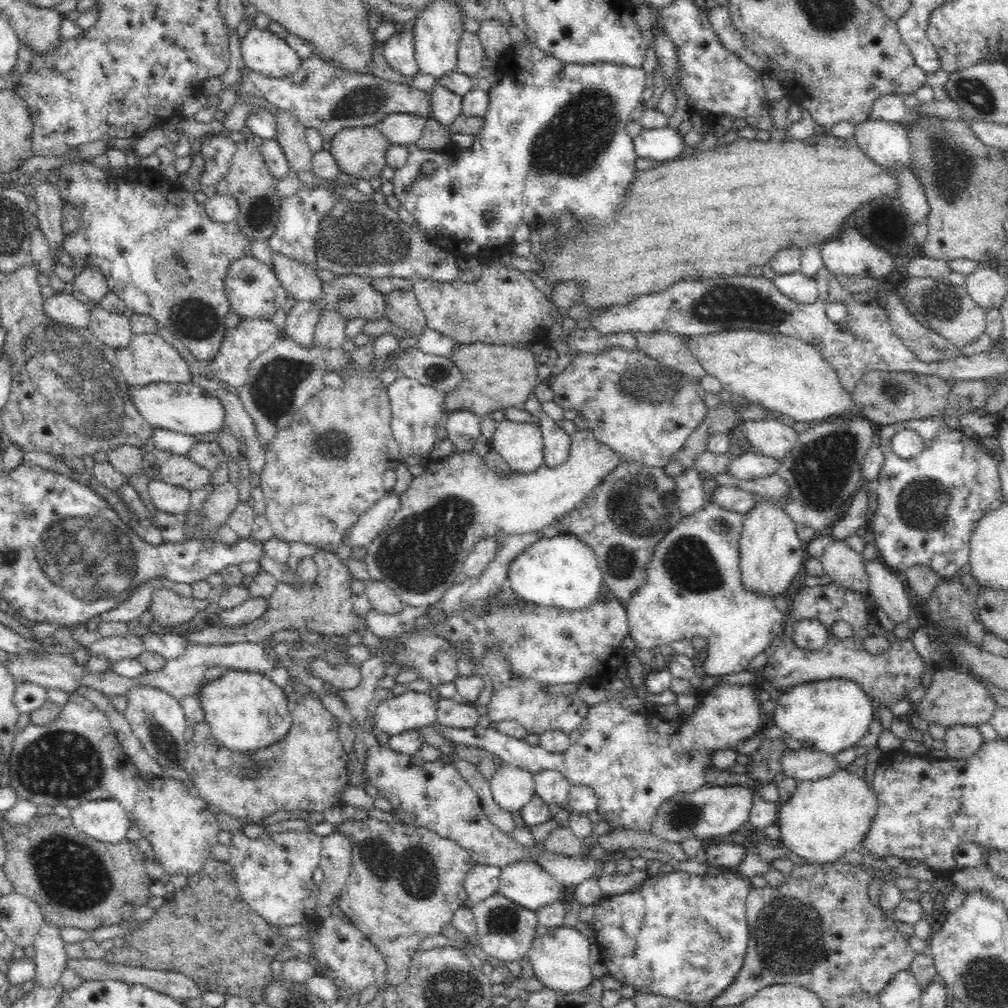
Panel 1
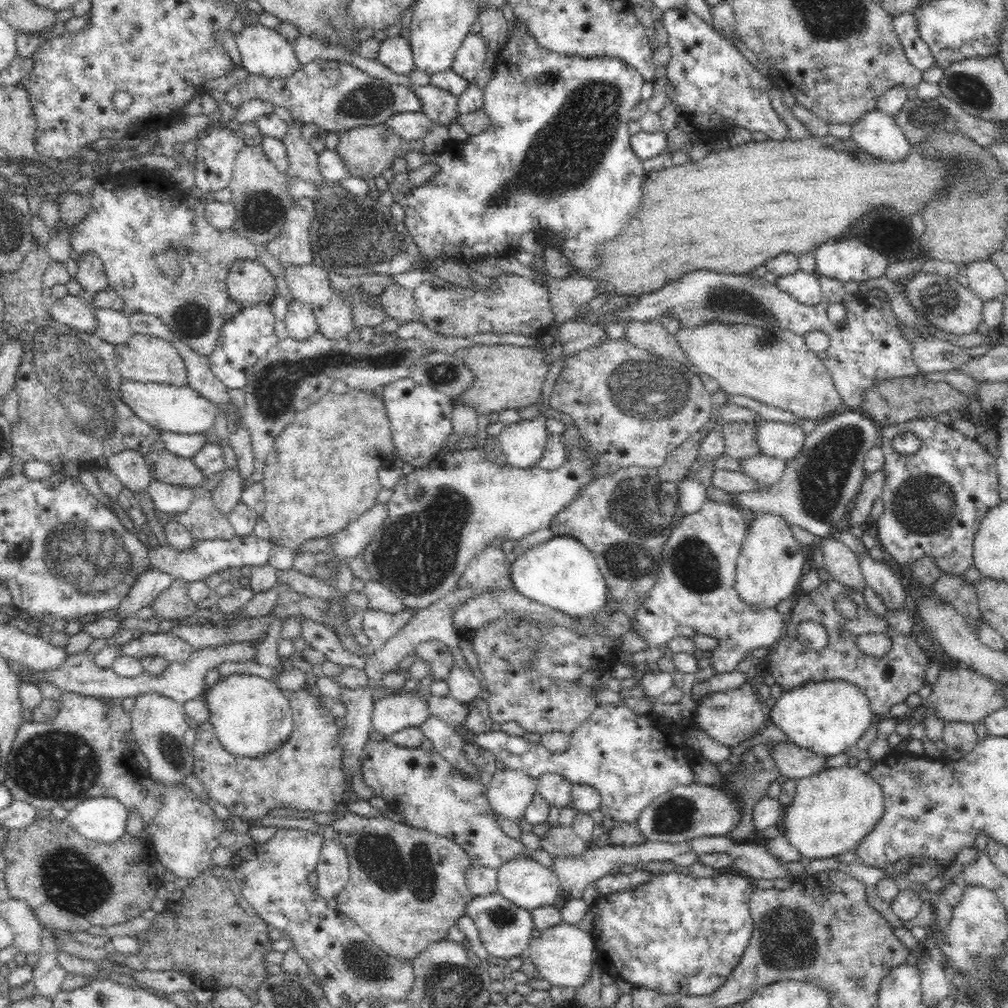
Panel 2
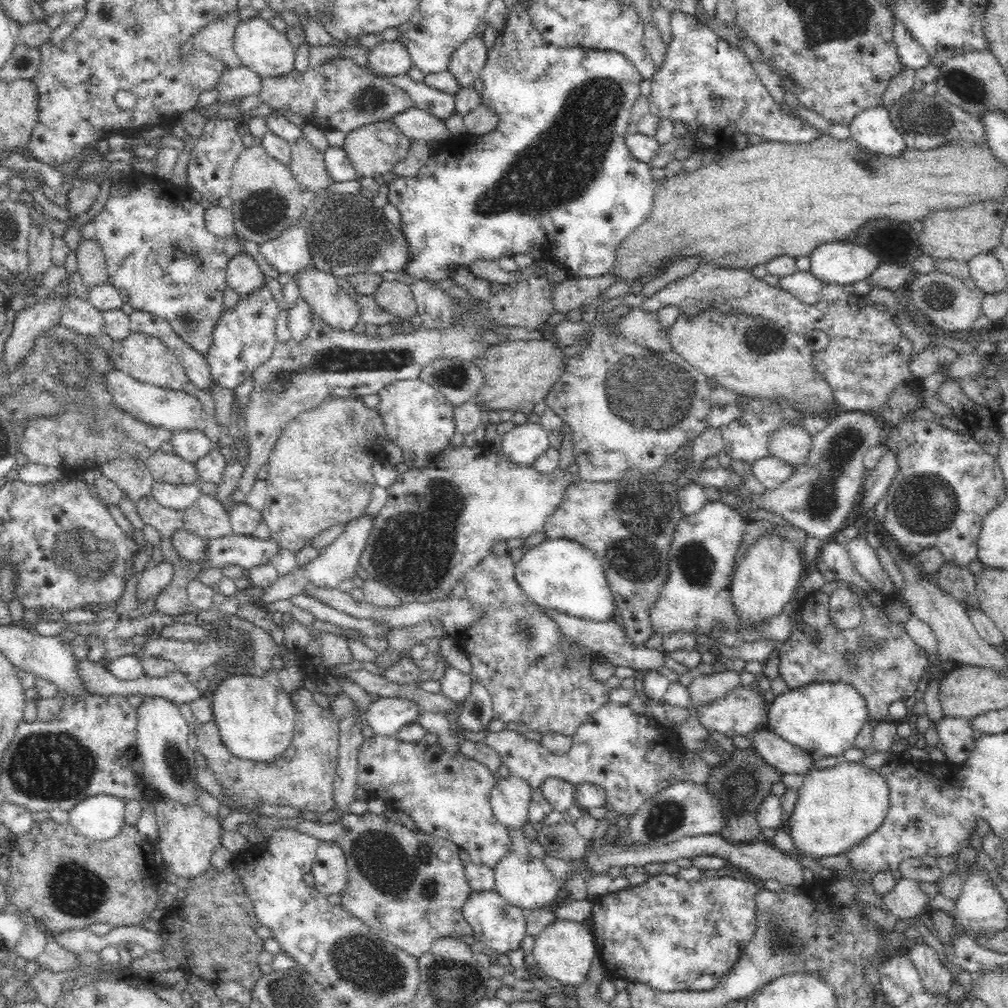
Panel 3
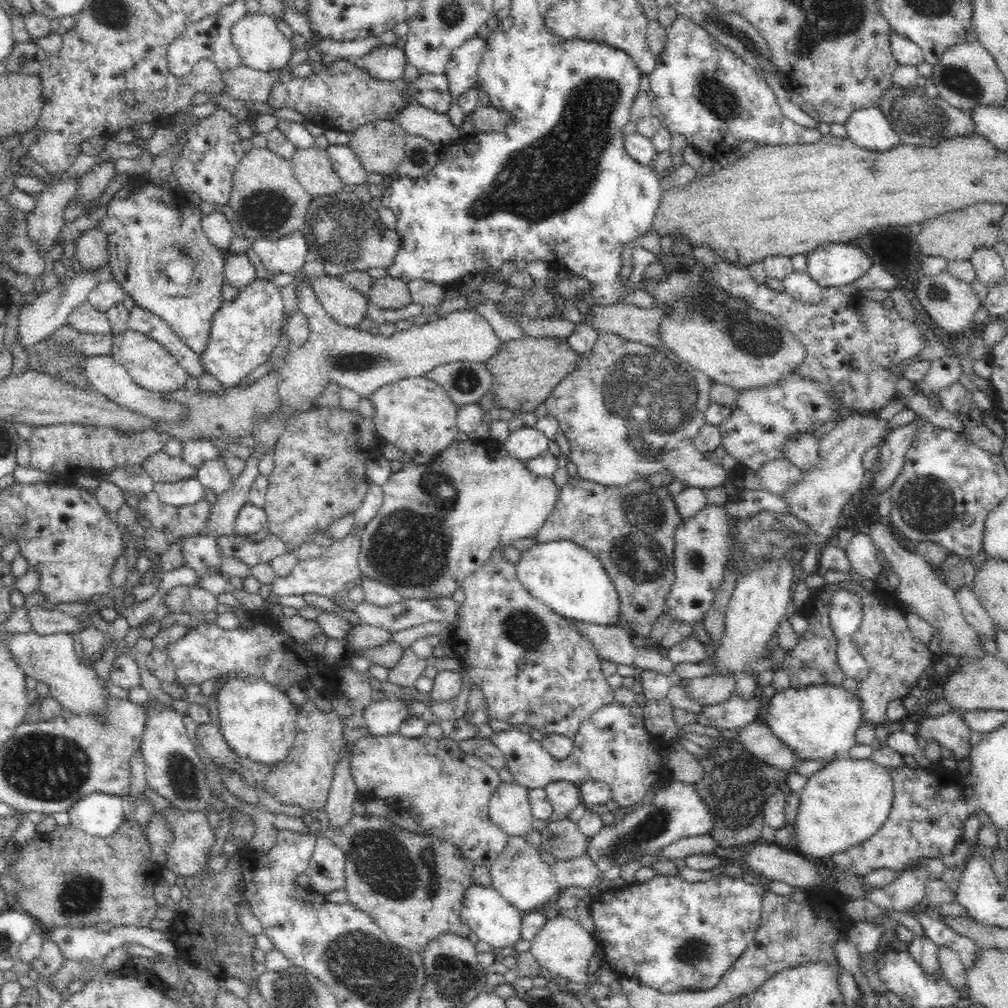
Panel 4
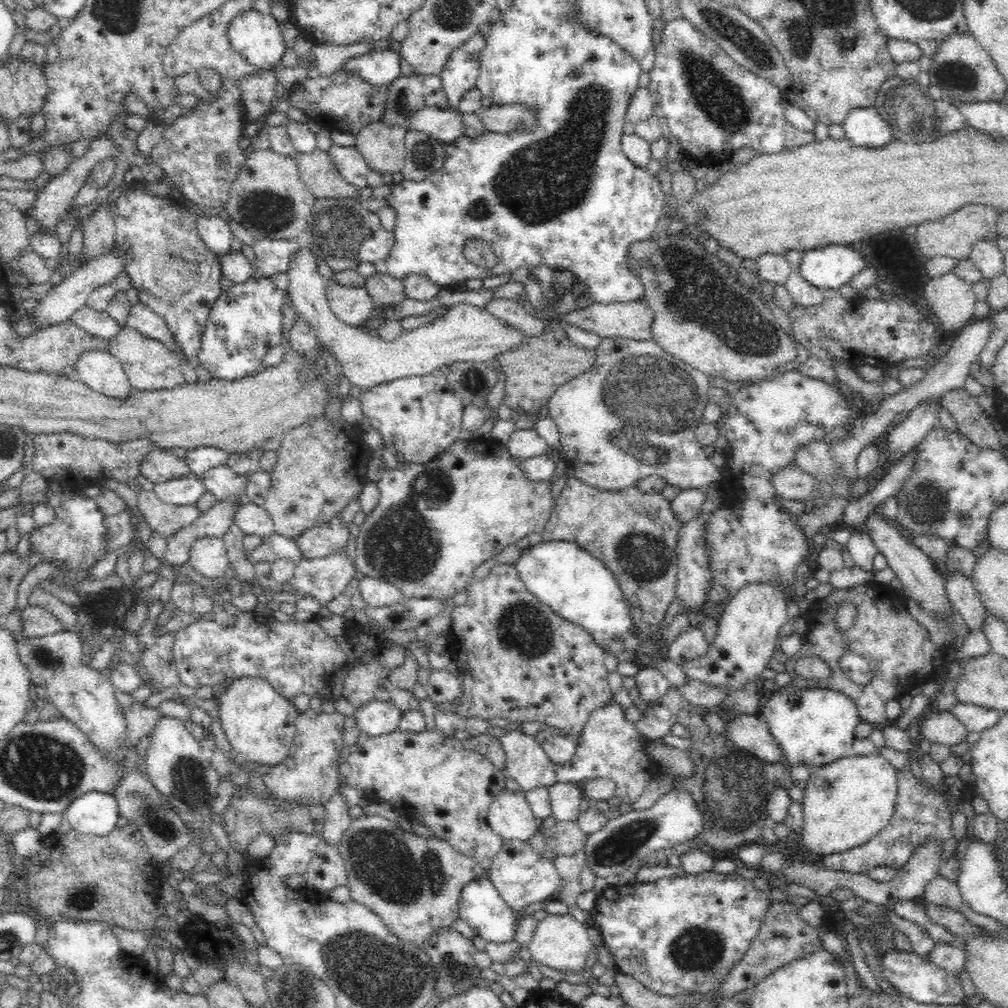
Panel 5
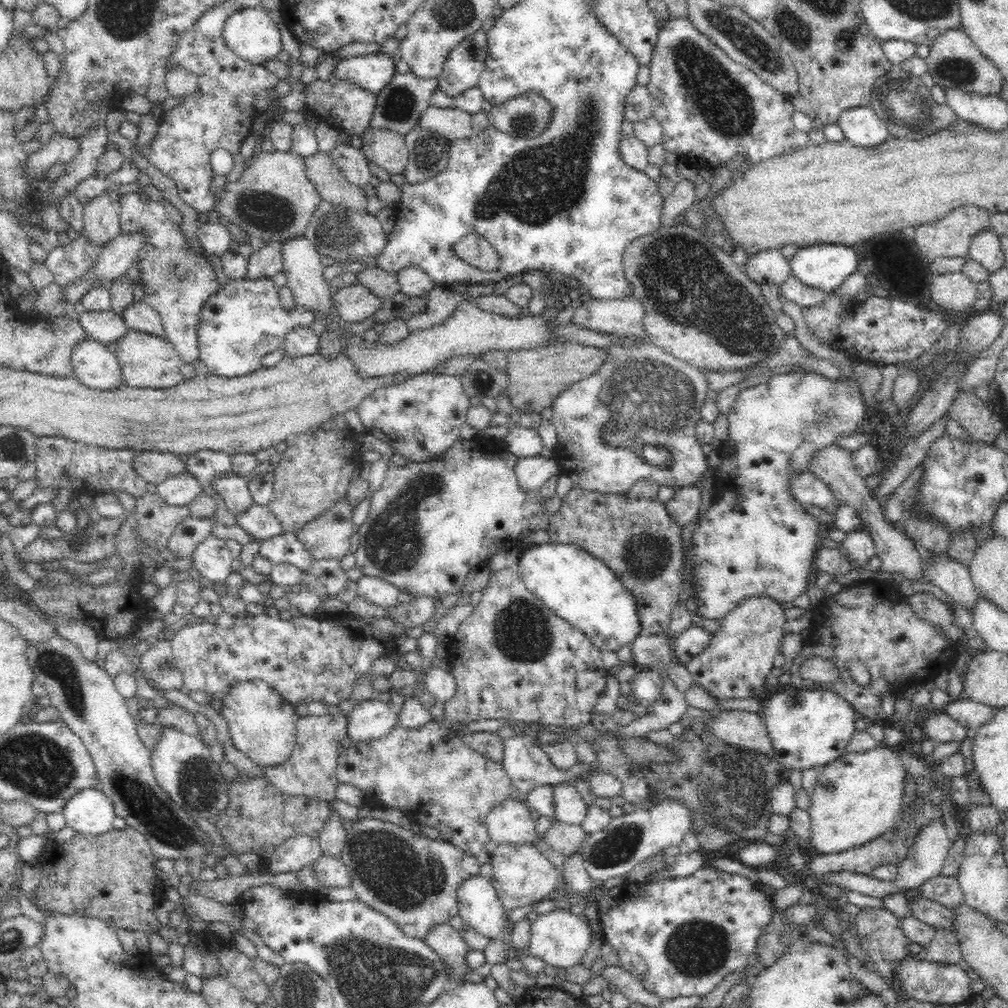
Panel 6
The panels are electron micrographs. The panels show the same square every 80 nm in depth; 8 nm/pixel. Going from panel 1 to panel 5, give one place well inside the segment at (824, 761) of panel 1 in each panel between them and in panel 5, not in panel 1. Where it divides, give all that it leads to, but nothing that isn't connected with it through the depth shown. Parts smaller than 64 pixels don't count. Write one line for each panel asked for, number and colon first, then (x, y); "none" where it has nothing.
2: (794, 762)
3: (781, 755)
4: (759, 740)
5: (748, 731)

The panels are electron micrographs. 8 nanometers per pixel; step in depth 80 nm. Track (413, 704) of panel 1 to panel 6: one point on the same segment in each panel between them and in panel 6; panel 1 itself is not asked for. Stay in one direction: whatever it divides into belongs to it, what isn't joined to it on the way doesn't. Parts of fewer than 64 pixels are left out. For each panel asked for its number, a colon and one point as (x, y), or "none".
2: (393, 712)
3: (386, 716)
4: (382, 717)
5: (375, 718)
6: (371, 719)

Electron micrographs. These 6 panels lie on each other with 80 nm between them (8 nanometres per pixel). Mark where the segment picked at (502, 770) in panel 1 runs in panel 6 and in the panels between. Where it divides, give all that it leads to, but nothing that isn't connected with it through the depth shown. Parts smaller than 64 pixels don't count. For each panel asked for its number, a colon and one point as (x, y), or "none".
2: (510, 793)
3: (510, 798)
4: (509, 809)
5: (509, 816)
6: (511, 823)

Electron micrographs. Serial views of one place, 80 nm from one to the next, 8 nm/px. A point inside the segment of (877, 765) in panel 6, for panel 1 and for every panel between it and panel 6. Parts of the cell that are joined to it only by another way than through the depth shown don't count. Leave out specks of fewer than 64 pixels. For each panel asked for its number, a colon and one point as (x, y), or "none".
1: (824, 819)
2: (834, 810)
3: (838, 807)
4: (842, 805)
5: (848, 801)

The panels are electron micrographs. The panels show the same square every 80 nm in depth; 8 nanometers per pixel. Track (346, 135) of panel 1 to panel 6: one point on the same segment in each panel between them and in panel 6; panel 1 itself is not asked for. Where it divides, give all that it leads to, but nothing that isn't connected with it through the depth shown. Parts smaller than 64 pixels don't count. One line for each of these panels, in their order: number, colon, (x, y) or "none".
2: (368, 150)
3: (374, 149)
4: (380, 145)
5: (383, 146)
6: (386, 149)

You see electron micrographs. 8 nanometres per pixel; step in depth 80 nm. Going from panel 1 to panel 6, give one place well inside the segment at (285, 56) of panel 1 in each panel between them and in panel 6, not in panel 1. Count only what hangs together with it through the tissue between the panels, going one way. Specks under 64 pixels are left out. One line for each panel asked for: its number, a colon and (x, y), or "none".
2: (263, 51)
3: (265, 50)
4: (261, 45)
5: (257, 37)
6: (250, 33)

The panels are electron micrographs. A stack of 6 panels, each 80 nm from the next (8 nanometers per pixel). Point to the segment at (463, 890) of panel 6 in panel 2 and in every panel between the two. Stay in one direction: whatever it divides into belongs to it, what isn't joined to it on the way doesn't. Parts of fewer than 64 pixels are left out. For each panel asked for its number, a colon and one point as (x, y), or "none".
2: (504, 928)
3: (501, 927)
4: (495, 921)
5: (481, 907)

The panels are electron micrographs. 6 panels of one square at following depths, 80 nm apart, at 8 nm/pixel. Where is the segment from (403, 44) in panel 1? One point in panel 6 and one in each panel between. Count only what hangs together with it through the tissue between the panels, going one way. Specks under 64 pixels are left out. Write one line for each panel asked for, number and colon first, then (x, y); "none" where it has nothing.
2: (394, 53)
3: (386, 59)
4: (384, 63)
5: (377, 68)
6: (371, 72)

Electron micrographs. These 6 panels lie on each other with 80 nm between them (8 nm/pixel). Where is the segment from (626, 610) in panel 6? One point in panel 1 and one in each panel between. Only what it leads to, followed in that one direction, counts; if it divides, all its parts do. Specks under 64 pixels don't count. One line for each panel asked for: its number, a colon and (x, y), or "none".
1: (562, 572)
2: (561, 573)
3: (560, 574)
4: (566, 577)
5: (574, 584)

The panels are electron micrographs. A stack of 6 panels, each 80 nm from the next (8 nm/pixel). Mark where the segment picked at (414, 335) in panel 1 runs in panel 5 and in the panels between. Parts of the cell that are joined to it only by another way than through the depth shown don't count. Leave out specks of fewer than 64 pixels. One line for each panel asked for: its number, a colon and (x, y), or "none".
2: (398, 303)
3: (396, 297)
4: (389, 293)
5: (384, 289)

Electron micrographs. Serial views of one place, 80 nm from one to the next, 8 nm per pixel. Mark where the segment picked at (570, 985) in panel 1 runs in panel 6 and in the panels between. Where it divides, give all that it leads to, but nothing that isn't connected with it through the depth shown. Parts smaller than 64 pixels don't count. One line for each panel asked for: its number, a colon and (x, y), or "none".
2: (562, 953)
3: (564, 949)
4: (562, 945)
5: (559, 941)
6: (561, 938)

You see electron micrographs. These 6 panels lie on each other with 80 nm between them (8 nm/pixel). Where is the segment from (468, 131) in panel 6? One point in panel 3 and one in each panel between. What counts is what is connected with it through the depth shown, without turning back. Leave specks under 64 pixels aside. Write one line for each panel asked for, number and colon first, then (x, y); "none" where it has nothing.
3: (416, 124)
4: (416, 119)
5: (446, 125)

